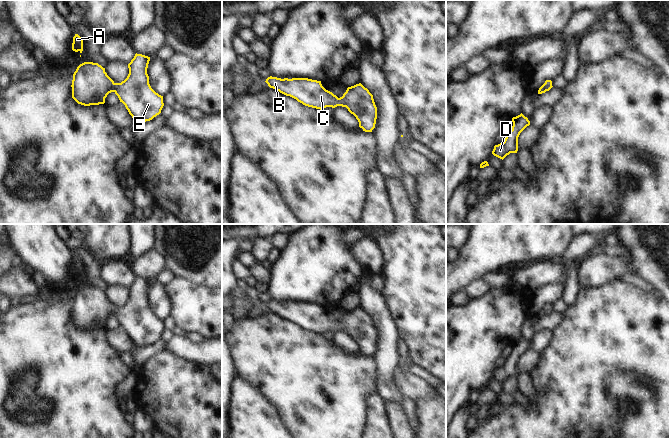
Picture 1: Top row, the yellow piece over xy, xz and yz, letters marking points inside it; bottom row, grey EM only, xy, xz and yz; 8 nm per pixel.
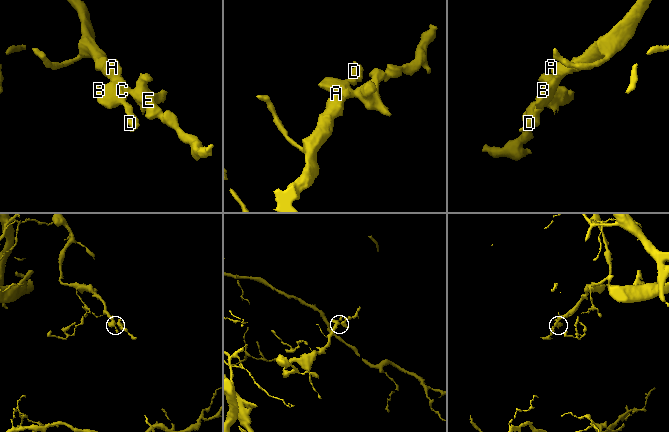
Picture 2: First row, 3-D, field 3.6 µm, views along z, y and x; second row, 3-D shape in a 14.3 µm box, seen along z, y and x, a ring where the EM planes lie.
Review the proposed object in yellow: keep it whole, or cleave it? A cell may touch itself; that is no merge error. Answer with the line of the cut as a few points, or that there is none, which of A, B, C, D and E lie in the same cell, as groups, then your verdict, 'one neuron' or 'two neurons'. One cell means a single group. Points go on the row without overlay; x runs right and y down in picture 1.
no cut; A B C D E; one neuron

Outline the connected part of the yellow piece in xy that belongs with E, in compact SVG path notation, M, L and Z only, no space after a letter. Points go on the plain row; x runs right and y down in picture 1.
M135 278L134 282L128 288L129 298L121 307L115 307L98 287L84 286L80 288L73 298L72 304L72 322L81 329L99 329L105 327L105 322L111 316L114 316L120 326L122 326L129 338L132 340L134 347L139 348L152 344L161 337L164 330L163 320L156 317L149 308L147 292L150 281Z

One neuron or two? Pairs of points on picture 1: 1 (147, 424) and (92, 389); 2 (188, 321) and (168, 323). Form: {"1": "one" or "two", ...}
{"1": "two", "2": "two"}

